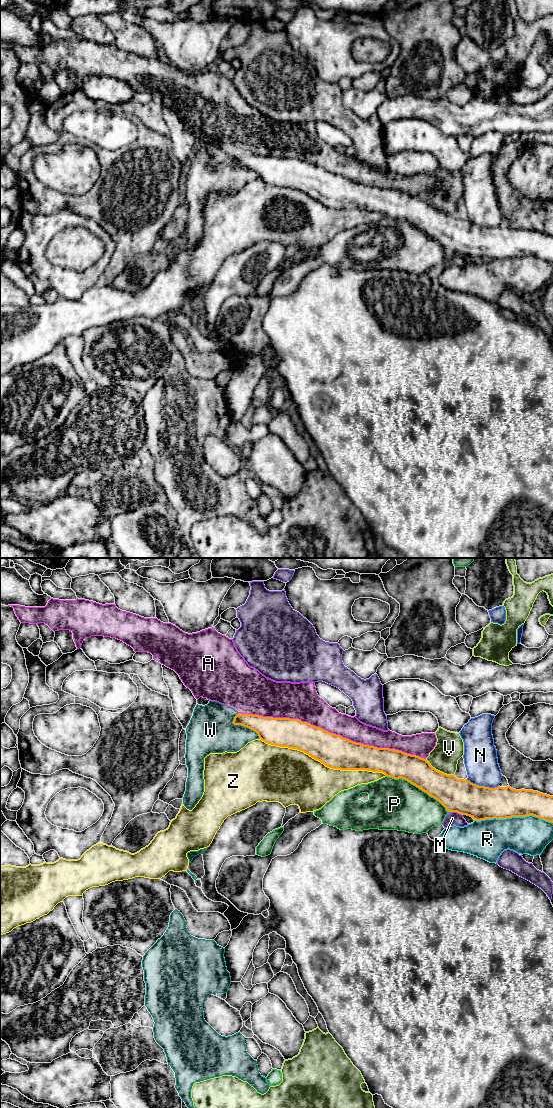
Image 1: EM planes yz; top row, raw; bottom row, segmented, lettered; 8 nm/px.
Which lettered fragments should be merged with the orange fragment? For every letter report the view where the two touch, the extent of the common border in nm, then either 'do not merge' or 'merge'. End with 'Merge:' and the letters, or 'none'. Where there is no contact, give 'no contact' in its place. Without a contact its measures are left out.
A: meets orange in yz; contact 1550 nm long; do not merge
M: meets orange in yz; contact 120 nm long; do not merge
N: meets orange in yz; contact 280 nm long; do not merge
P: meets orange in yz; contact 600 nm long; do not merge
R: meets orange in yz; contact 600 nm long; do not merge
V: meets orange in yz; contact 260 nm long; do not merge
W: meets orange in yz; contact 280 nm long; do not merge
Z: meets orange in yz; contact 1050 nm long; do not merge
Merge: none

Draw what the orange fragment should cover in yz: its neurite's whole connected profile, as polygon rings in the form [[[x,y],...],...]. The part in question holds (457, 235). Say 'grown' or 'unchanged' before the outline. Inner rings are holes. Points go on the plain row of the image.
unchanged; [[[238,153],[232,162],[255,171],[265,183],[297,189],[320,201],[325,206],[340,210],[367,210],[382,212],[387,217],[405,219],[429,236],[438,240],[449,252],[472,257],[476,261],[535,256],[553,263],[553,236],[533,230],[516,230],[507,227],[489,228],[444,214],[419,196],[389,188],[364,185],[330,173],[299,159],[263,157]]]

